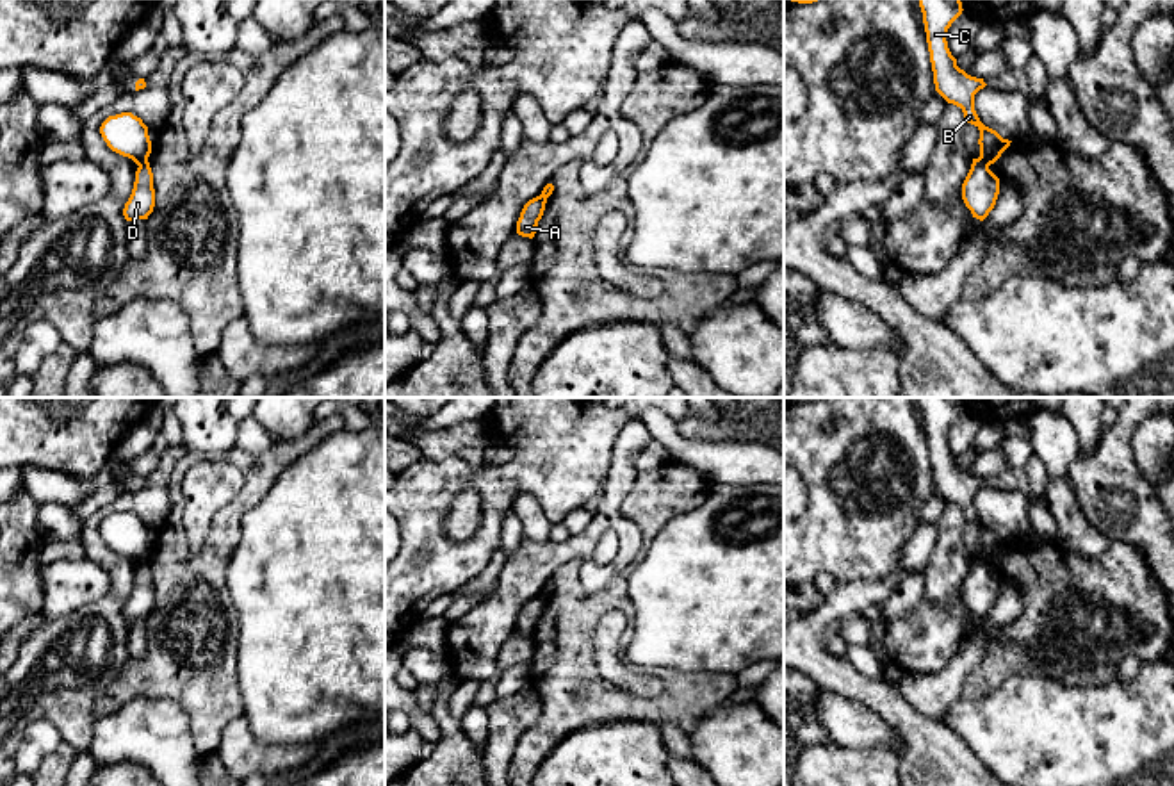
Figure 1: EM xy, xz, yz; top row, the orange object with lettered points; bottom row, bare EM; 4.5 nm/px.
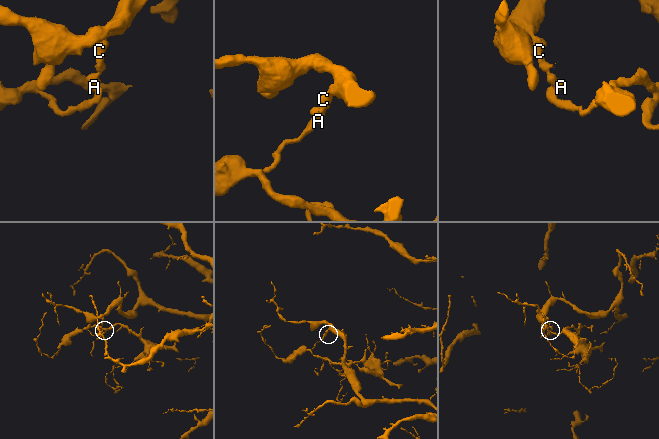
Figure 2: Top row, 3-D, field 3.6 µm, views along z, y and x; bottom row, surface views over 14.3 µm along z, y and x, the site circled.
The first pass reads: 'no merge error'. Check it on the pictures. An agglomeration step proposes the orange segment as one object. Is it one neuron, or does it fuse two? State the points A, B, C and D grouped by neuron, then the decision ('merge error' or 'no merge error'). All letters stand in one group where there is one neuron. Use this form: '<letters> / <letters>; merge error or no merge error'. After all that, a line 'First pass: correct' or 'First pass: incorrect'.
A B C / D; merge error
First pass: incorrect

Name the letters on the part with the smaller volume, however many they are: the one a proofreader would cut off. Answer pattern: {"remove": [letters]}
{"remove": ["D"]}

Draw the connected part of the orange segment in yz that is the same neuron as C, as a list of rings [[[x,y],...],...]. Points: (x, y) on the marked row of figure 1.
[[[919,0],[935,91],[962,109],[967,123],[980,130],[980,159],[994,164],[1012,141],[1003,139],[996,130],[985,127],[974,111],[974,94],[987,84],[983,78],[967,75],[957,66],[946,41],[948,29],[962,14],[960,0]]]

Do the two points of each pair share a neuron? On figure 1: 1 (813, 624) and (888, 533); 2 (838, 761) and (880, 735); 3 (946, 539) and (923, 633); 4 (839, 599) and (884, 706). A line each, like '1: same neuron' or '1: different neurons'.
1: different neurons
2: different neurons
3: same neuron
4: same neuron

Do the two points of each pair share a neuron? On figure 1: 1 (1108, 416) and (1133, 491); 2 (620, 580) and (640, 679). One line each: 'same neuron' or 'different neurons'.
1: different neurons
2: different neurons

